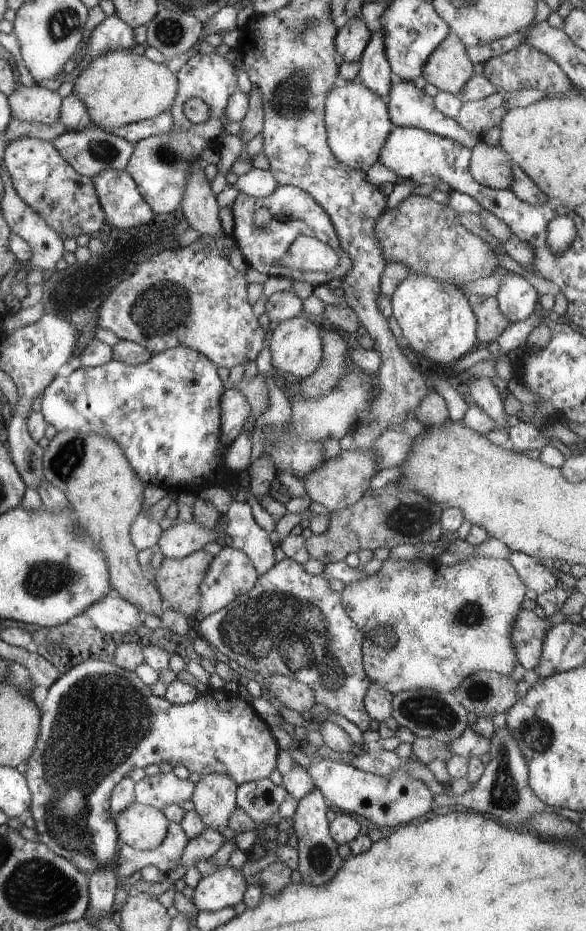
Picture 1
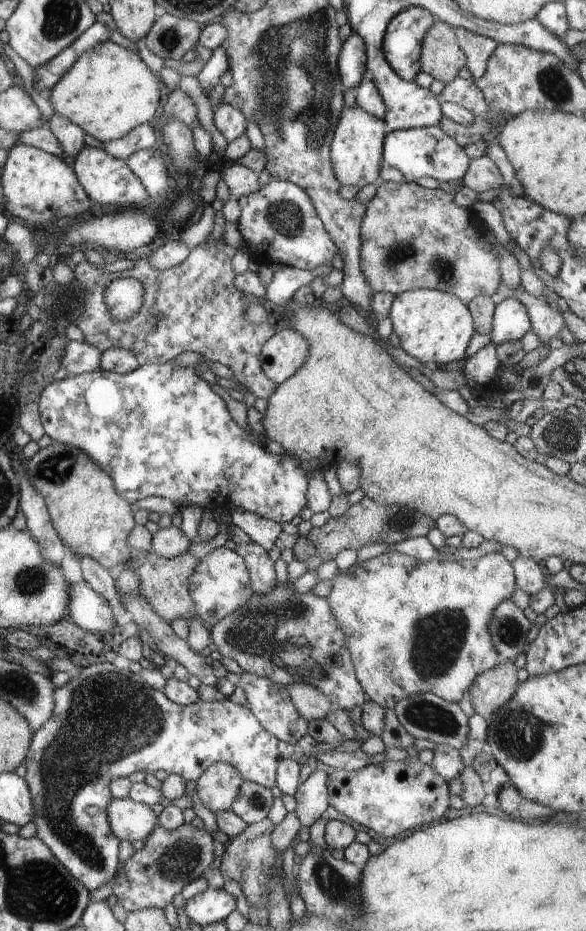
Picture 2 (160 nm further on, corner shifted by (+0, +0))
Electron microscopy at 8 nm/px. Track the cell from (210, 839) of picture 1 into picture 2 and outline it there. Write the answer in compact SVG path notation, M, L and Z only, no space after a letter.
M158 823L143 840L143 848L117 869L113 880L113 894L128 913L140 909L164 909L176 894L211 866L214 856L214 839L205 829L194 828L190 823L168 830Z

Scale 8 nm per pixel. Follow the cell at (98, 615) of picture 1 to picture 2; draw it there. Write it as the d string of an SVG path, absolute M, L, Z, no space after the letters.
M86 581L69 588L67 617L85 631L103 631L116 622L109 602L89 587Z

